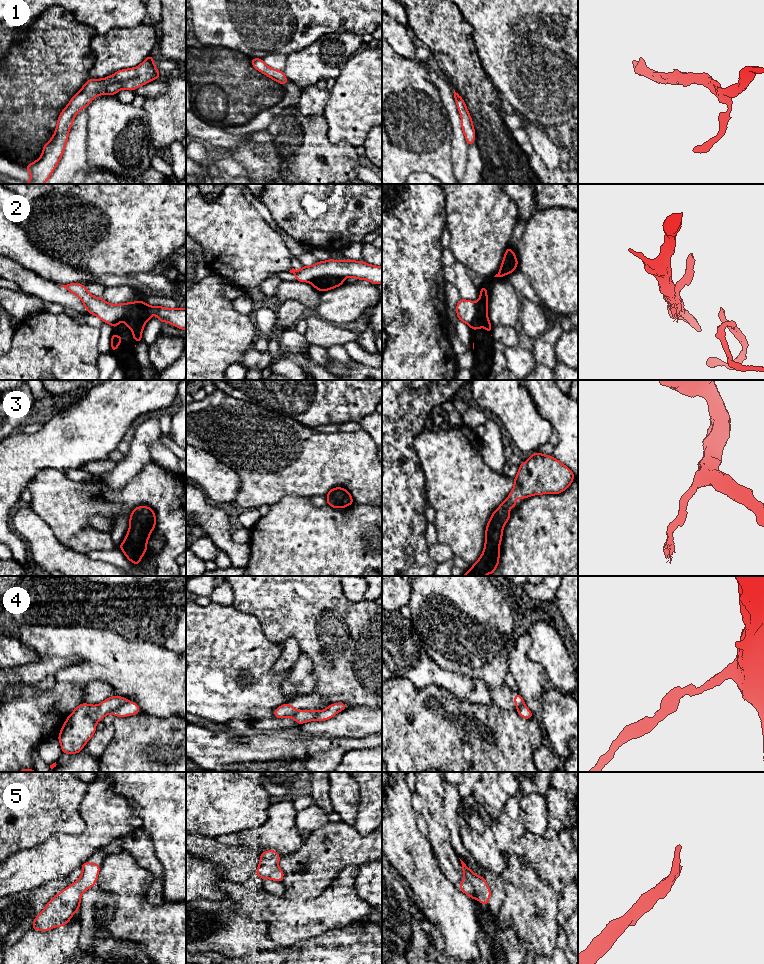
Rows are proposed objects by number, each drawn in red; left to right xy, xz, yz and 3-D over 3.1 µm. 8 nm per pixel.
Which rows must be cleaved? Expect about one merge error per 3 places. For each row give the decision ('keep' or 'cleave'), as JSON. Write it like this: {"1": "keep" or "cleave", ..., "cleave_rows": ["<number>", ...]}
{"1": "keep", "2": "cleave", "3": "keep", "4": "cleave", "5": "keep", "cleave_rows": ["2", "4"]}

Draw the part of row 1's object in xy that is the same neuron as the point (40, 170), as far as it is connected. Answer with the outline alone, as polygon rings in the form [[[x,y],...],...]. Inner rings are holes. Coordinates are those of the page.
[[[152,54],[137,67],[119,70],[103,79],[90,78],[84,84],[60,113],[54,135],[44,145],[40,158],[25,166],[31,175],[27,184],[44,184],[49,179],[64,153],[69,130],[80,109],[86,110],[98,95],[116,95],[121,89],[134,91],[159,78],[161,73],[155,67]]]

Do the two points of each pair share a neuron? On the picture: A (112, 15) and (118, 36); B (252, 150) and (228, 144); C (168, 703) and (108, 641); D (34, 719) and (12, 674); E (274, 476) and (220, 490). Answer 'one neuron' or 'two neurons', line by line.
A: two neurons
B: two neurons
C: one neuron
D: two neurons
E: two neurons

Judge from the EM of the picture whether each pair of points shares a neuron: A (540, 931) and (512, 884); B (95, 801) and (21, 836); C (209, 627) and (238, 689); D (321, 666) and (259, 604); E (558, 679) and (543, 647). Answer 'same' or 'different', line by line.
A: same
B: different
C: same
D: same
E: same

